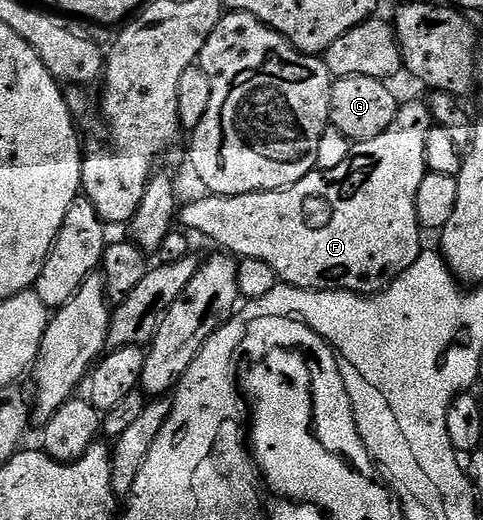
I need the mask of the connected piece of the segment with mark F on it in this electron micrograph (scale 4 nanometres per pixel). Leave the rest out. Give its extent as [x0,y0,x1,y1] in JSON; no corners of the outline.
[179,101,434,294]

